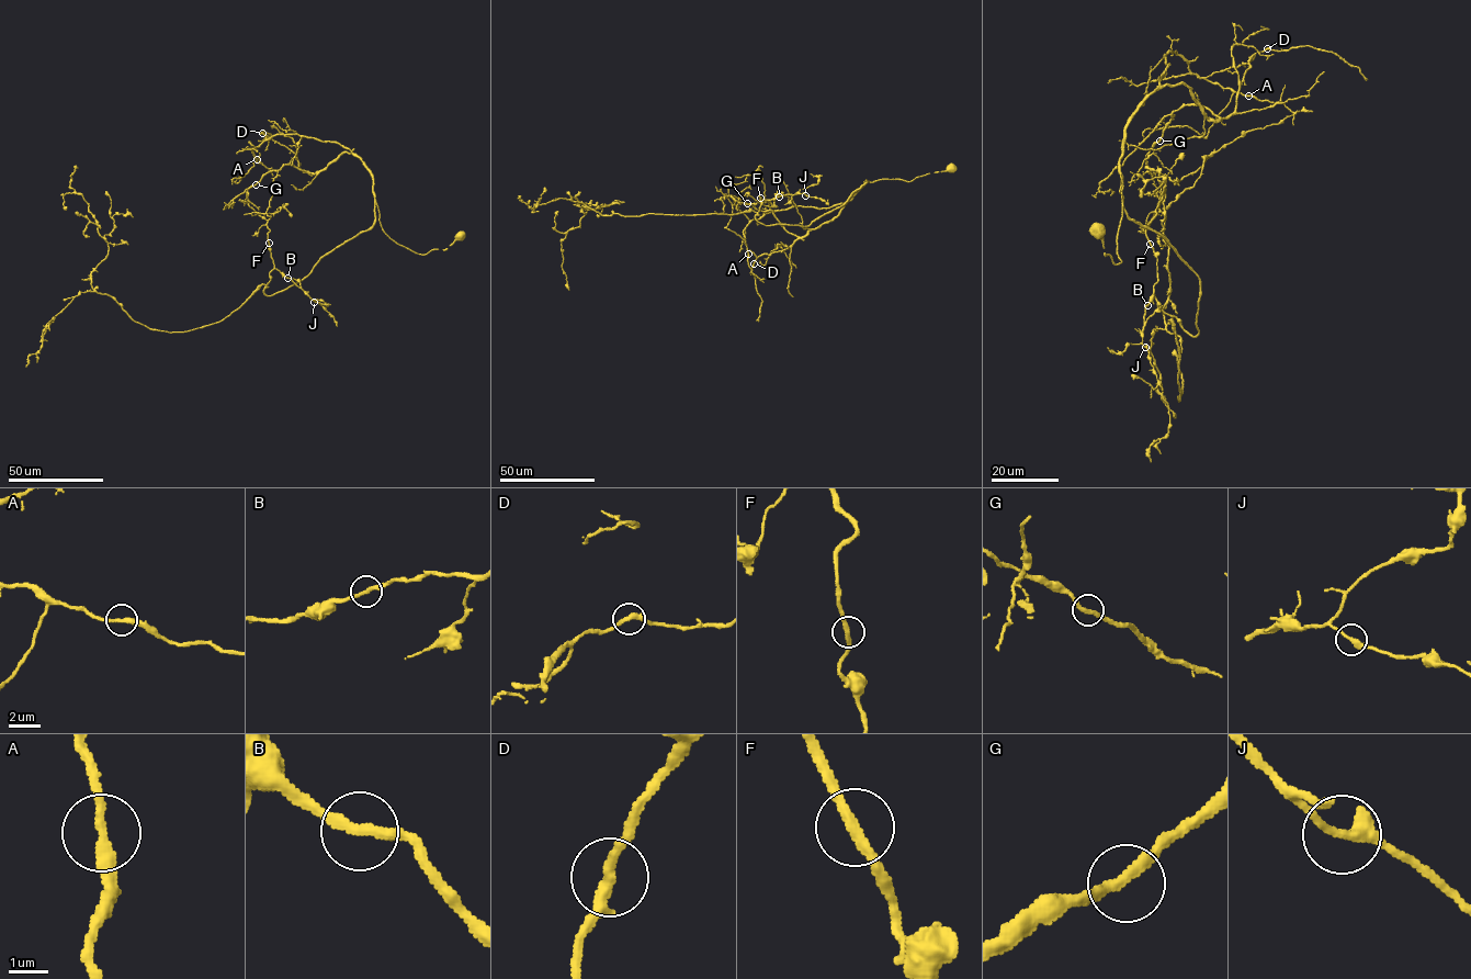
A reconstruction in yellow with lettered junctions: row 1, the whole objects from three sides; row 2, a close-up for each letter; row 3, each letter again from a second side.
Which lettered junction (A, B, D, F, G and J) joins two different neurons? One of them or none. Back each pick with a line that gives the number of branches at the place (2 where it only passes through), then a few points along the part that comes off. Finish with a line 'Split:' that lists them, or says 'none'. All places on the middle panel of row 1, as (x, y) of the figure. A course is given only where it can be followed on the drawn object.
Split: none

